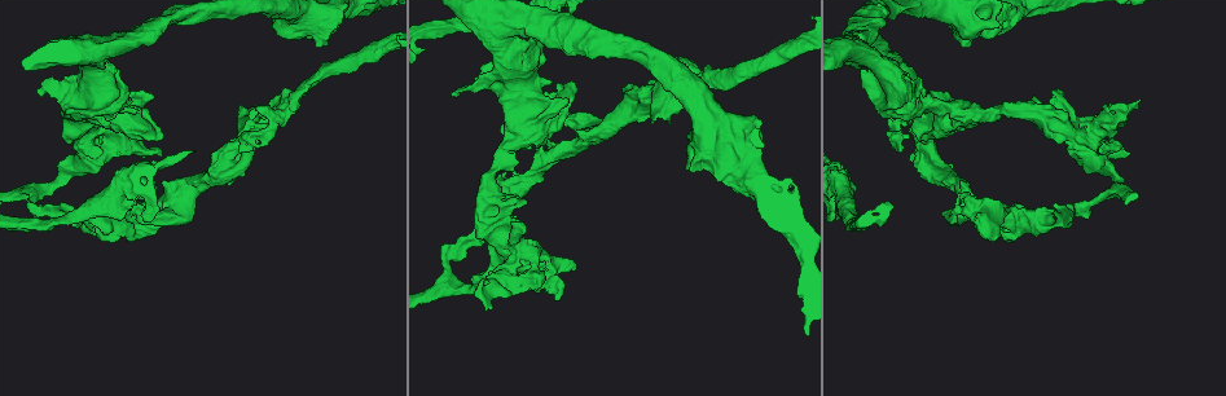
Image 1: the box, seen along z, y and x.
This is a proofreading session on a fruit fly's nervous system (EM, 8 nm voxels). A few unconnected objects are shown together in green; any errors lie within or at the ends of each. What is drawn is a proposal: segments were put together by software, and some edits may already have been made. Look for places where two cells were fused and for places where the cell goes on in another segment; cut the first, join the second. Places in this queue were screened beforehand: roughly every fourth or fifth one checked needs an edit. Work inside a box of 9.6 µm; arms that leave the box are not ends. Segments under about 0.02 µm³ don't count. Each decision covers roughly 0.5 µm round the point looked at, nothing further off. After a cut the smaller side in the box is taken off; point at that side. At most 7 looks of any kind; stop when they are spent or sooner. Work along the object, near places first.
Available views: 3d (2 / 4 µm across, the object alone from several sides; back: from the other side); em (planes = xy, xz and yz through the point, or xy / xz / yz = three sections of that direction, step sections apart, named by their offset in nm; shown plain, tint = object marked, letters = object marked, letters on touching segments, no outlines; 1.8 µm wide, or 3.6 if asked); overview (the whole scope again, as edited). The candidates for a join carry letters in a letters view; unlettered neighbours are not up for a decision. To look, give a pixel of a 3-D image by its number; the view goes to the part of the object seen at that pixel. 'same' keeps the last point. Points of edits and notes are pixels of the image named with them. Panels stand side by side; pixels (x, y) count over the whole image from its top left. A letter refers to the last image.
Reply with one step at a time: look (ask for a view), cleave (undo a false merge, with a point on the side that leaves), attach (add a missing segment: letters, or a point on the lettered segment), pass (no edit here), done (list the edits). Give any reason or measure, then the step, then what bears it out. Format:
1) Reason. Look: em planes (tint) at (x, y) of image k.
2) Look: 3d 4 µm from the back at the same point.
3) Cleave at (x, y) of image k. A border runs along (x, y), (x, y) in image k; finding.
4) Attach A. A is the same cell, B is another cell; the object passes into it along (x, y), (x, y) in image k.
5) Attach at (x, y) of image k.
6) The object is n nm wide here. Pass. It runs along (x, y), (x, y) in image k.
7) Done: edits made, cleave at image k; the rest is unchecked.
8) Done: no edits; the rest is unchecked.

Thick turns thin. Look: 3d 4 µm at (689, 162) of image 1.

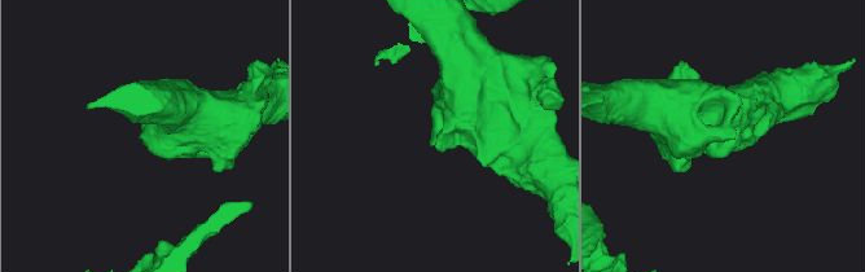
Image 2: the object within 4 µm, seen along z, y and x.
Shape alone is not enough. Look: em yz step 4 (tint) at (724, 128) of image 2.

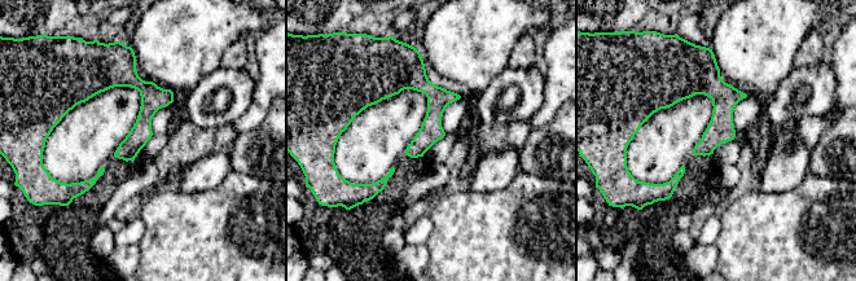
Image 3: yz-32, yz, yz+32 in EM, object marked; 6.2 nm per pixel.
Look: em planes (letters) at the same point.

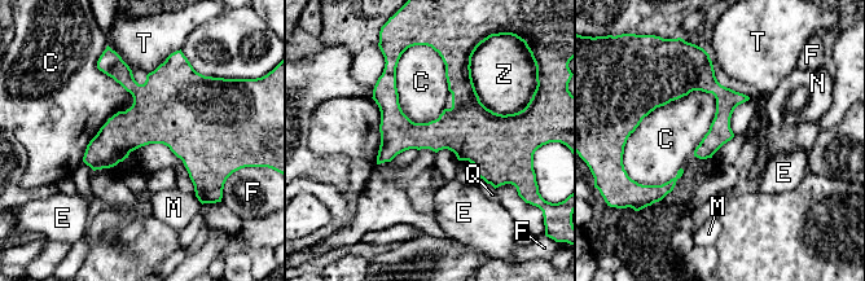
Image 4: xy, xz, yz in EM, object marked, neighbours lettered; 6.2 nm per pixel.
Pass. C, E, F, M, N, Q, T and Z are other cells; one cell here.

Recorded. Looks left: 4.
Side arm on a straight run. Look: 3d 4 µm at (1099, 148) of image 1.

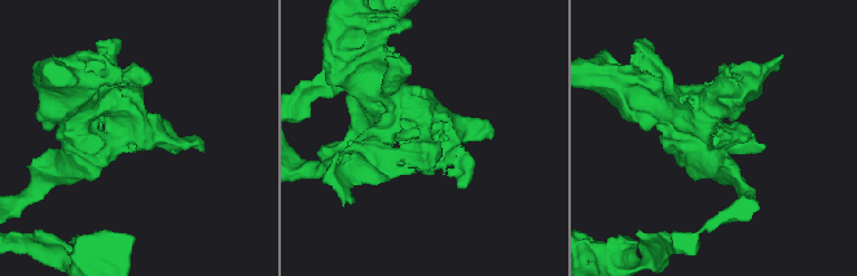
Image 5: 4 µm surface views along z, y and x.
Need the tissue. Look: em 3.6 µm planes (plain) at (131, 135) of image 5.

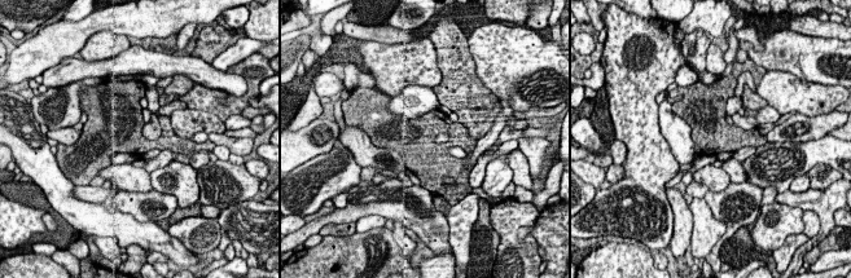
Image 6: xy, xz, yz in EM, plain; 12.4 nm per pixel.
Look: em 3.6 µm planes (letters) at the same point.

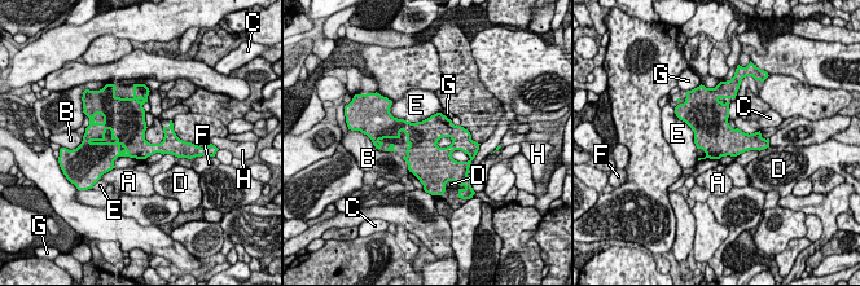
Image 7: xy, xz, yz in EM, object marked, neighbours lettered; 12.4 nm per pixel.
Pass. A, B, C, D, E, F, G and H are other cells; continuous, no second cell.

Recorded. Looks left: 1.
Done: no edits; the rest is unchecked.

